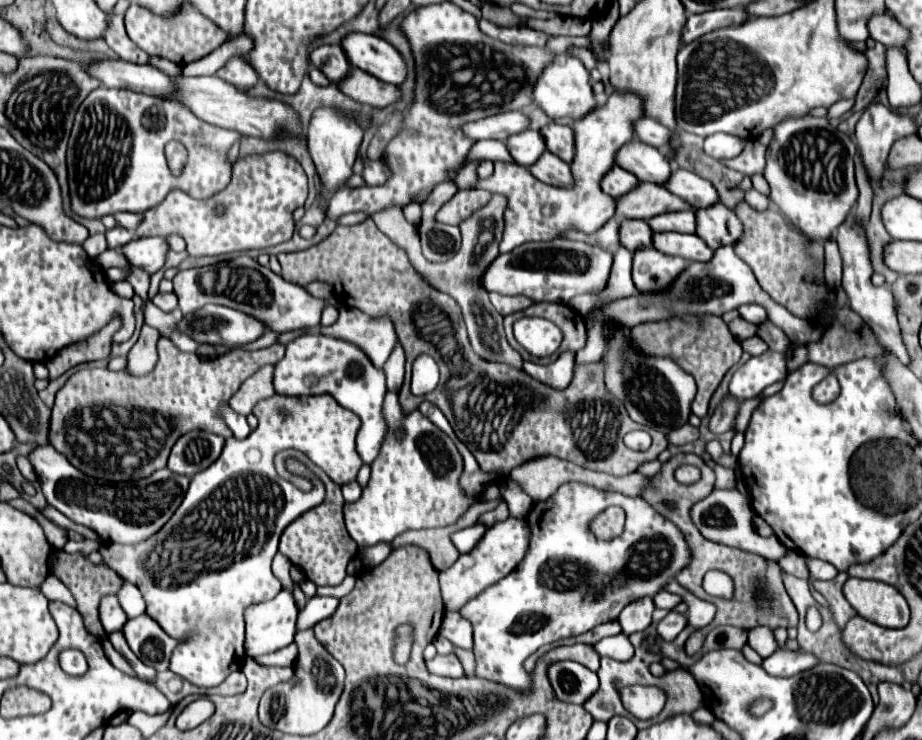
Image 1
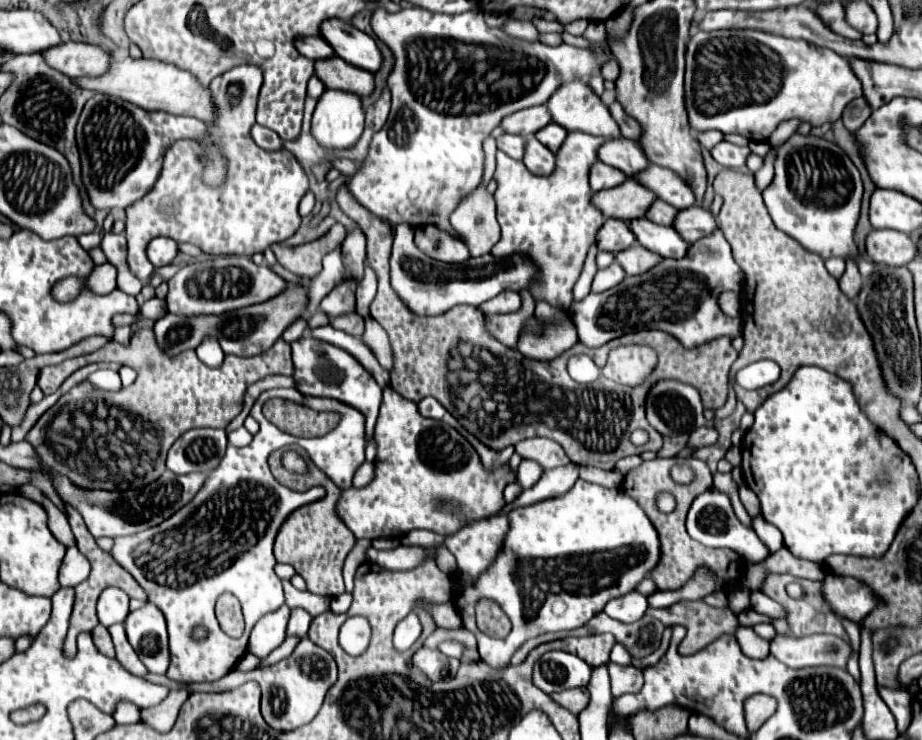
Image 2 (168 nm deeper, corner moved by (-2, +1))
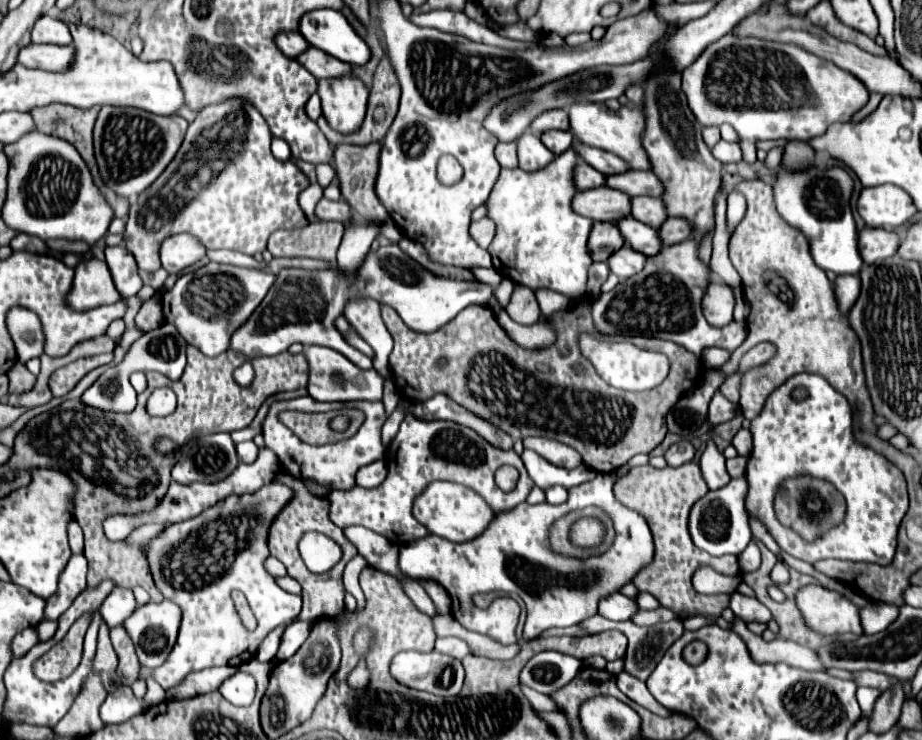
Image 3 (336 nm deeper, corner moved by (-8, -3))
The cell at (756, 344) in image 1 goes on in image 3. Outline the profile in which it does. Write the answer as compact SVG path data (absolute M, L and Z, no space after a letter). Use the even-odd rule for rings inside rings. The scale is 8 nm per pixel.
M709 347L709 351L703 351L701 359L709 369L719 369L729 359L729 353L723 353L719 347Z

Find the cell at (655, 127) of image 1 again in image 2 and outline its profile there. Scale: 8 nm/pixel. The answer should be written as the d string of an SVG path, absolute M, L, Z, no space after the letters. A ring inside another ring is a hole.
M613 101L613 103L609 105L609 111L611 111L611 117L617 121L617 125L619 125L619 129L621 129L621 135L625 135L625 137L629 137L629 139L637 139L637 141L641 139L641 135L643 135L641 125L639 125L633 117L629 117L617 101Z

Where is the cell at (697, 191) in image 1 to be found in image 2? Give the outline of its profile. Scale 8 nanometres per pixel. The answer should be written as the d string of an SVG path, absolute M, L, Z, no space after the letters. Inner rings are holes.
M653 165L653 169L645 171L645 175L639 175L637 181L645 183L645 187L653 187L657 191L657 197L667 201L669 205L677 209L687 209L695 205L695 193L687 181L683 181L677 173L671 169Z

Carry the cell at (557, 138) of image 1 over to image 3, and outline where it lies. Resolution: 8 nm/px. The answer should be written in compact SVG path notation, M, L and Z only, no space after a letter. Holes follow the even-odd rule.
M545 131L541 135L543 145L549 147L549 151L553 151L555 155L561 155L563 151L567 151L573 143L573 137L569 131Z

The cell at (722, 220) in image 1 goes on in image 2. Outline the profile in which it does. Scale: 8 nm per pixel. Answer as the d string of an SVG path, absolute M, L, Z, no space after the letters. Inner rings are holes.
M693 205L677 215L677 231L681 231L681 237L687 239L687 243L695 243L711 235L717 227L717 219L703 205Z

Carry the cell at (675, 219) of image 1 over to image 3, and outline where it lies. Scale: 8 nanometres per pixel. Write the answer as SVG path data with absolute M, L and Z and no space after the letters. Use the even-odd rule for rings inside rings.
M631 197L631 217L635 217L641 223L657 229L667 219L667 213L665 213L665 207L663 207L661 199L655 199L655 197Z

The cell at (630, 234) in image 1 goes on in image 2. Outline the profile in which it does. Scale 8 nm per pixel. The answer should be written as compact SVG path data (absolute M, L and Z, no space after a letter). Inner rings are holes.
M607 219L601 227L601 233L597 233L597 245L603 251L619 253L629 249L635 243L633 231L629 231L629 223L623 219Z

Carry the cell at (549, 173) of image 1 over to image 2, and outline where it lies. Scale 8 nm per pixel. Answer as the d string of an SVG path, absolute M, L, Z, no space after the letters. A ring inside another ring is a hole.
M527 137L523 163L533 175L551 175L555 171L555 155L535 137Z

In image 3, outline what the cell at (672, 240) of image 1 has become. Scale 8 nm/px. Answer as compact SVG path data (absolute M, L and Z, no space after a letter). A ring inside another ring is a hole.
M623 217L617 221L617 229L623 237L623 241L627 245L631 245L635 251L643 253L643 255L655 255L659 253L661 249L661 243L659 243L659 235L657 235L657 229L653 227L647 227L645 223L639 223L637 219L633 217Z

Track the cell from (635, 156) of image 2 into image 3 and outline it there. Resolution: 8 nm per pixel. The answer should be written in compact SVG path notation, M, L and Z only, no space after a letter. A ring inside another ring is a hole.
M579 141L573 143L573 149L577 151L577 155L587 161L593 169L597 169L599 173L603 175L615 175L615 173L623 173L623 171L629 171L629 165L619 159L617 155L611 155L607 151L601 151L601 149L595 149L595 147L587 147Z

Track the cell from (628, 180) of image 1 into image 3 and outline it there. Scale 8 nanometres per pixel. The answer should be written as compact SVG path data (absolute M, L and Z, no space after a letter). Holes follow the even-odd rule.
M579 161L575 165L575 171L573 171L573 181L575 181L575 187L577 189L589 189L589 187L601 187L605 185L605 175L595 171L591 165Z

